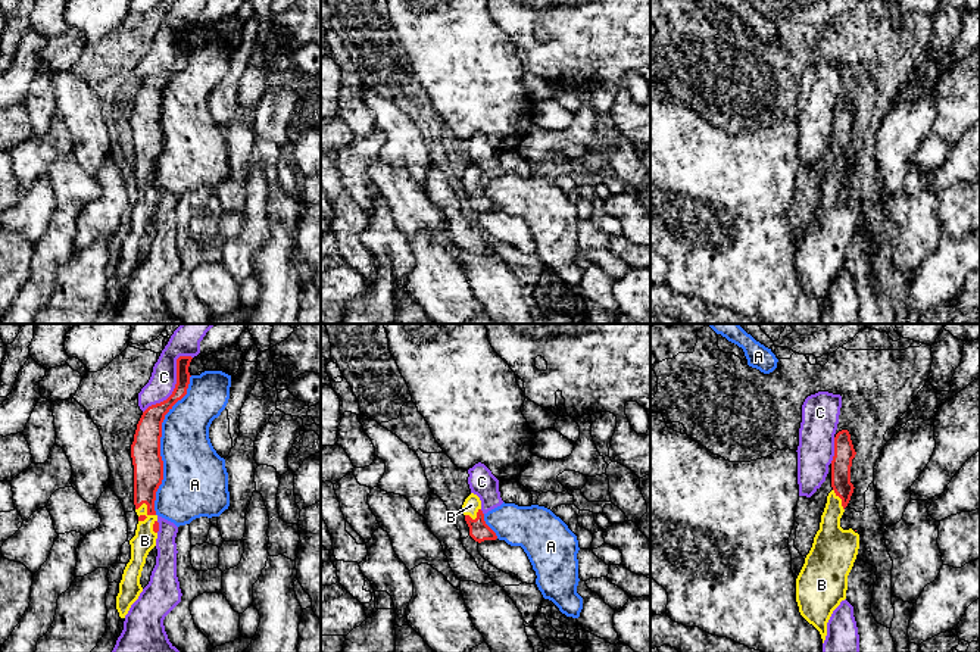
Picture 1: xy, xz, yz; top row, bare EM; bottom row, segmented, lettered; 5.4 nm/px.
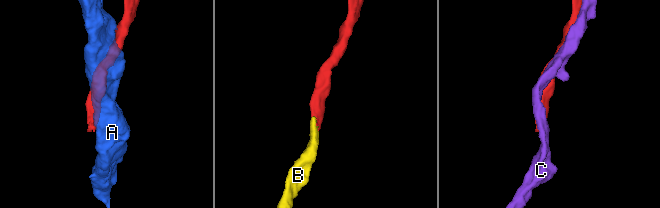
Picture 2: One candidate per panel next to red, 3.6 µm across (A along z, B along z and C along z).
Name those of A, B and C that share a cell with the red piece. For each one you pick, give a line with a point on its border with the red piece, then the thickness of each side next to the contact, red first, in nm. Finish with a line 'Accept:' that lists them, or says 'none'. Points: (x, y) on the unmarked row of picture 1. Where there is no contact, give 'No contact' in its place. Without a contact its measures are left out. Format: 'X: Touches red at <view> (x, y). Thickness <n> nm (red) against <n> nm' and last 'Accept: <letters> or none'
B: Touches red at xy (147, 178). Thickness 160 nm (red) against 120 nm
Accept: B

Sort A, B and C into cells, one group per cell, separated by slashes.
A / B / C

